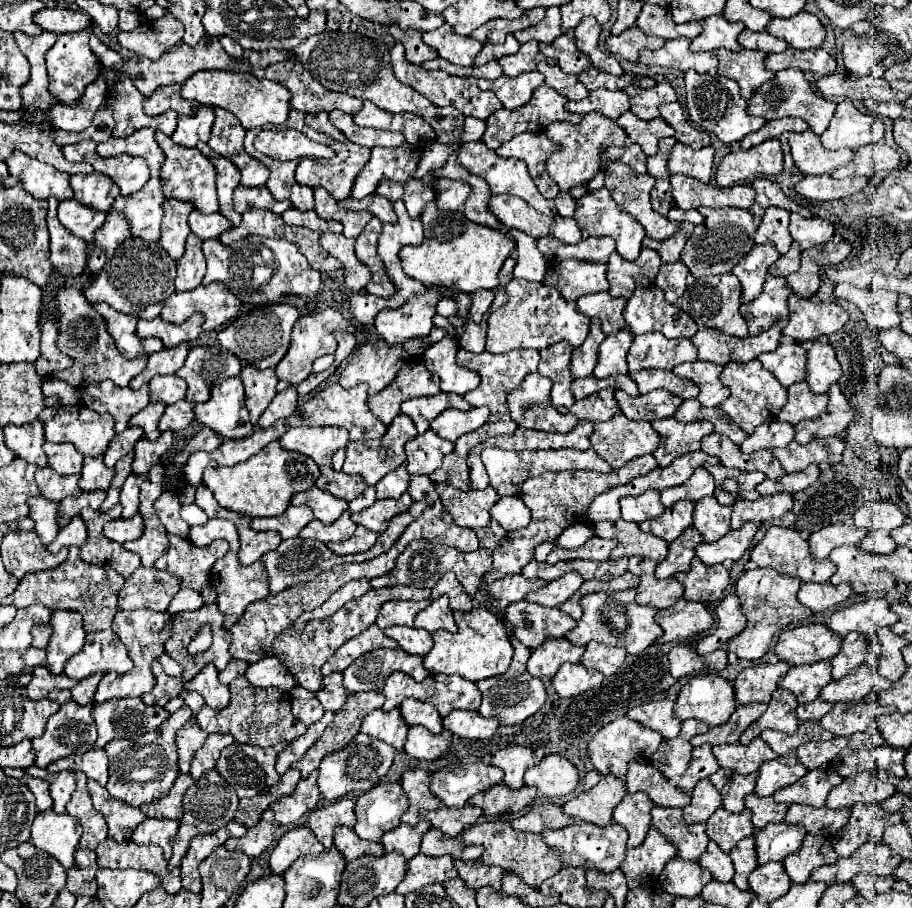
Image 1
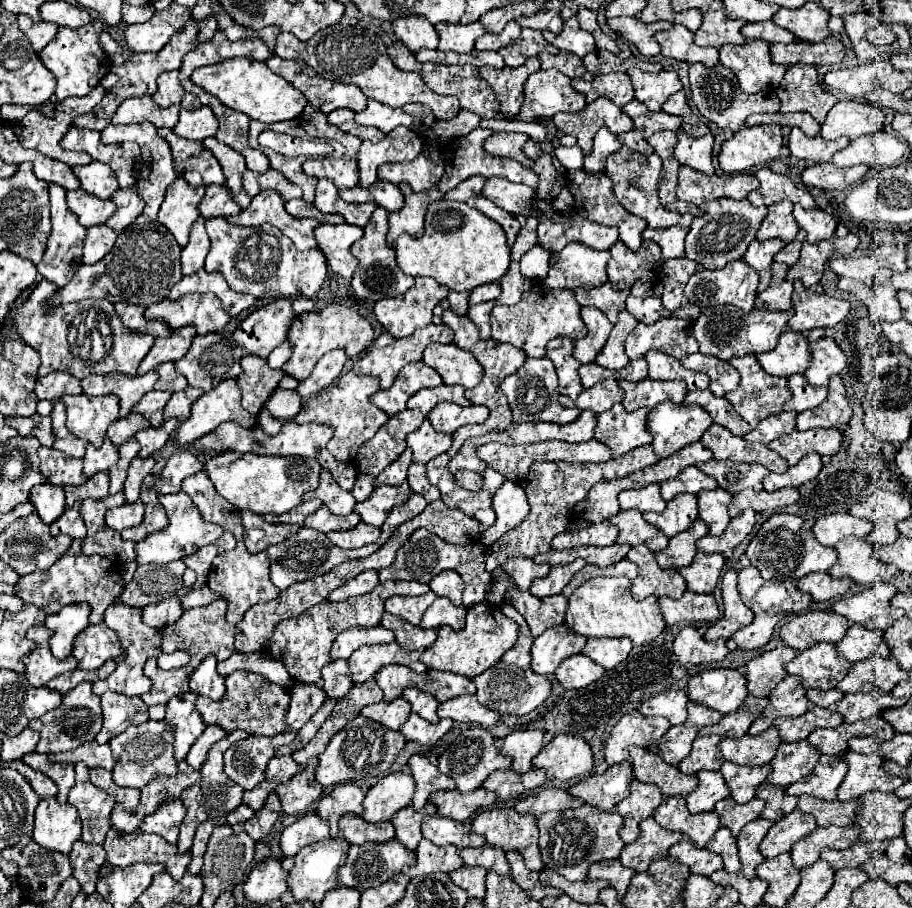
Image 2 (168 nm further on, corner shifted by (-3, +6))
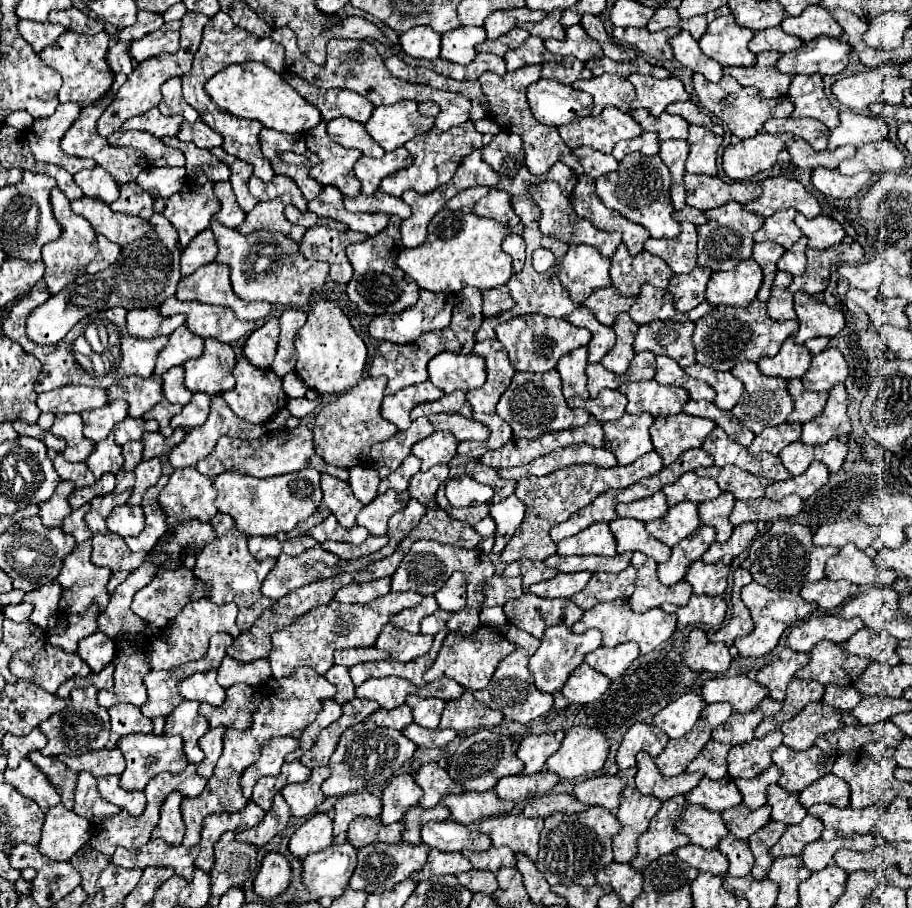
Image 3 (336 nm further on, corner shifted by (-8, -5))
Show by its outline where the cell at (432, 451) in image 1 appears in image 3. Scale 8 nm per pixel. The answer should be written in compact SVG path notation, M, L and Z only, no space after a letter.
M440 431L416 443L412 447L412 453L422 461L422 471L428 471L434 465L448 463L456 455L456 445L458 441L450 433Z

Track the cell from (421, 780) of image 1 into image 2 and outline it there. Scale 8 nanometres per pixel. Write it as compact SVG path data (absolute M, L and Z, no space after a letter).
M411 756L409 770L417 782L417 790L413 796L413 808L419 810L427 804L429 794L437 790L453 790L455 784L449 776L443 776L435 764L427 756Z

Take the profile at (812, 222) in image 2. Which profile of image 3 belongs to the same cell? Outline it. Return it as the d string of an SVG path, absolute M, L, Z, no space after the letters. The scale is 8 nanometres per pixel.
M798 213L796 225L808 237L808 247L812 247L812 249L828 249L832 245L838 245L846 235L844 227L838 221L824 217L824 215L806 219L802 213Z

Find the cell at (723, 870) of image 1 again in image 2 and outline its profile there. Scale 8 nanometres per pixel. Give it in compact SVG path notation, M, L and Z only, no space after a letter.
M721 826L715 832L715 836L709 840L707 848L723 858L723 862L725 862L723 868L727 872L739 872L741 870L741 862L739 862L739 854L737 854L737 838L731 834L731 830Z

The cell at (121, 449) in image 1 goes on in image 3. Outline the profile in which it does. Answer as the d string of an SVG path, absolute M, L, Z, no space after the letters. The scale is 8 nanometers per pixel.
M126 417L122 423L118 423L118 425L114 427L116 443L118 443L118 445L124 445L124 443L128 443L128 441L138 441L145 432L156 432L158 428L158 423L155 420Z

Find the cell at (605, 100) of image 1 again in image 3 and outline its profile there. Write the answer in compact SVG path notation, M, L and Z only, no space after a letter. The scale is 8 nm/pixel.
M602 75L592 77L588 81L576 81L572 83L572 87L592 95L592 115L600 115L606 105L616 105L622 113L628 113L632 101L636 99L636 89L632 87L632 83L618 75Z

